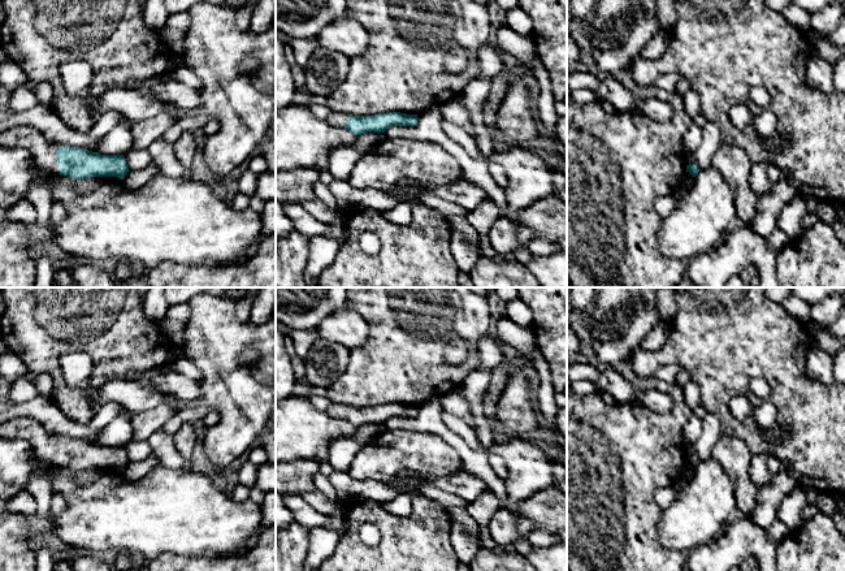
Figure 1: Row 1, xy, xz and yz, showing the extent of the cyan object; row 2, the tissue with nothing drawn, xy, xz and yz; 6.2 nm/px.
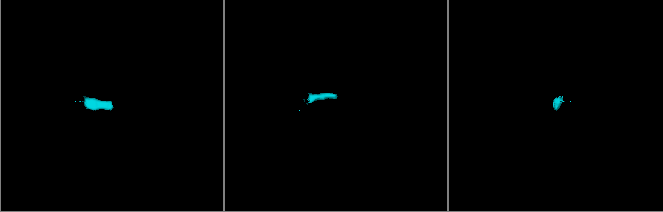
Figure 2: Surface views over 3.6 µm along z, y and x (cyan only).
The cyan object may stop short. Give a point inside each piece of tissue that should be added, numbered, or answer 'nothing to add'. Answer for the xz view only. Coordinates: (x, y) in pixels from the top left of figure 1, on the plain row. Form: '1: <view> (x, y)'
1: xz (336, 410)

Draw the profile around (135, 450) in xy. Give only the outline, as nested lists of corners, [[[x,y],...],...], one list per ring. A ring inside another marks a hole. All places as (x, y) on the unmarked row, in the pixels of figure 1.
[[[134,438],[130,442],[127,442],[124,447],[126,450],[129,462],[140,462],[148,458],[152,453],[148,441],[136,441]]]

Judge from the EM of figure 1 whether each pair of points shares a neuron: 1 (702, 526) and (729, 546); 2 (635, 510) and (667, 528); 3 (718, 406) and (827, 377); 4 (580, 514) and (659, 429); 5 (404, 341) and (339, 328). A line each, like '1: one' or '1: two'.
1: two
2: two
3: two
4: one
5: two

